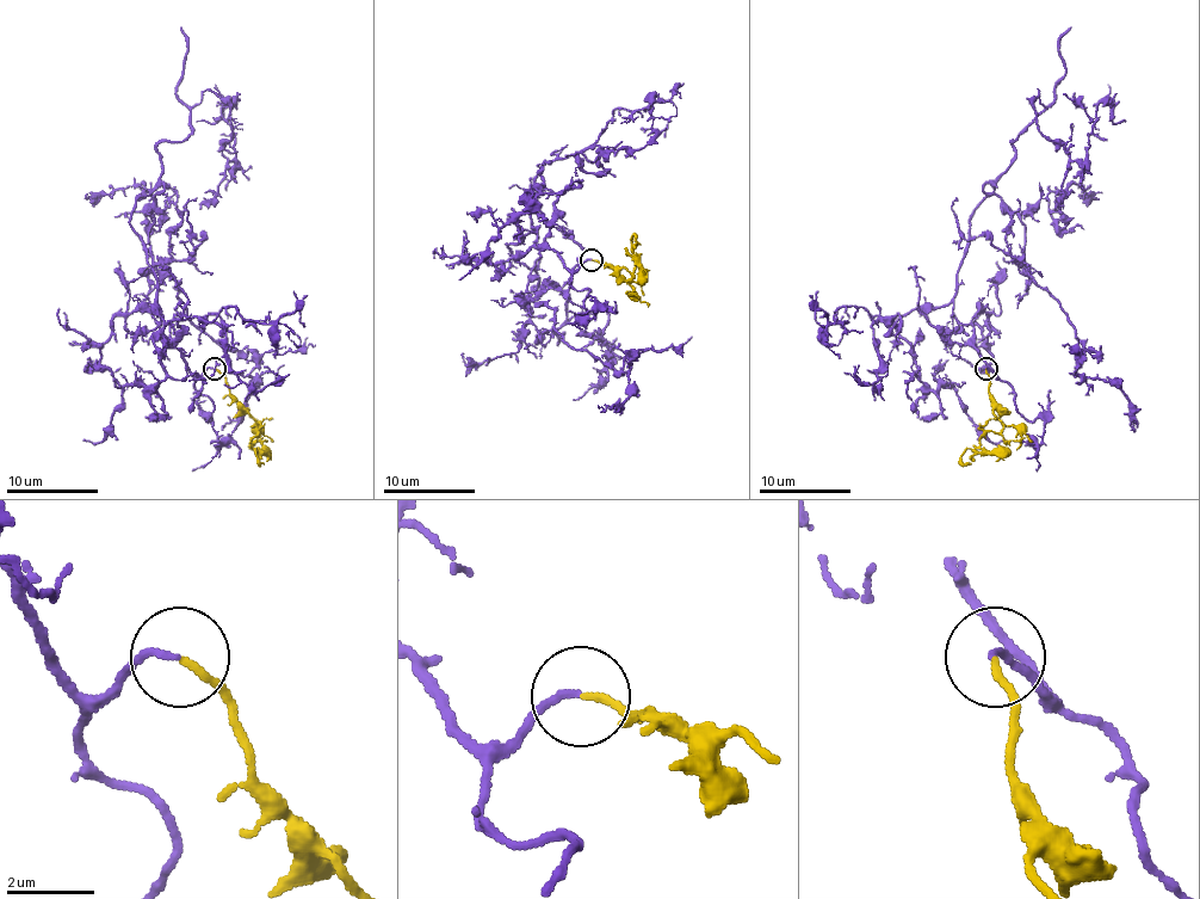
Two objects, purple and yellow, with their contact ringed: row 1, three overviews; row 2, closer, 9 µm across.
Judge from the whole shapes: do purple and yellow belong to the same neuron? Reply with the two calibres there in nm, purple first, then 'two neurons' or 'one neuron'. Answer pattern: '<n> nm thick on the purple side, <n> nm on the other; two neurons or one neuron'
130 nm thick on the purple side, 150 nm on the other; one neuron

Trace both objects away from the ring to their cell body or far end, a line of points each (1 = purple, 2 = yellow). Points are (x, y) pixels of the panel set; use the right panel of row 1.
1: (985, 368), (956, 275), (996, 195), (1024, 265), (1096, 352), (1076, 370), (1119, 390), (1131, 430)
2: (985, 368), (989, 377), (991, 411), (1003, 428), (999, 432), (988, 432), (966, 461), (958, 463)

